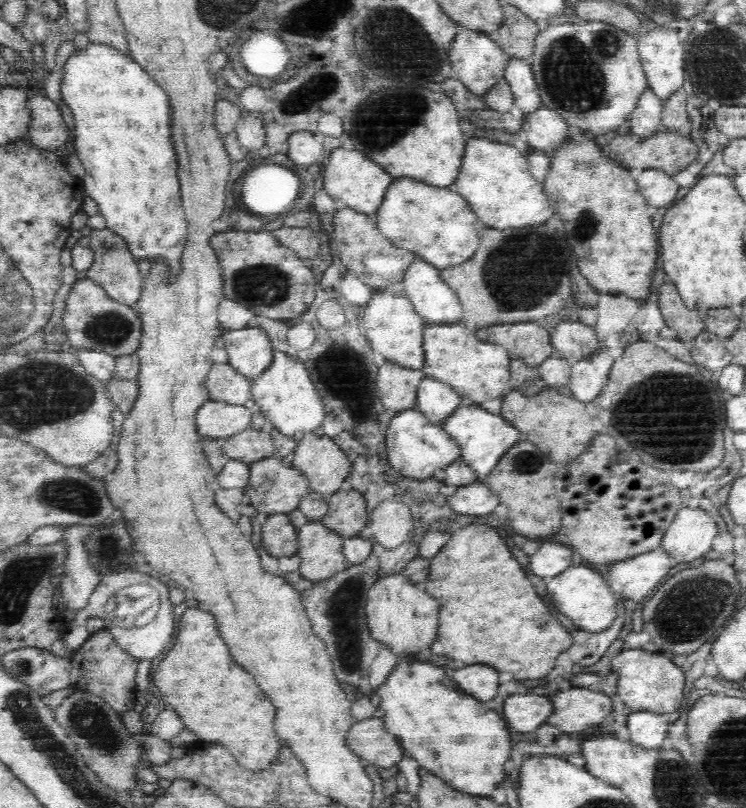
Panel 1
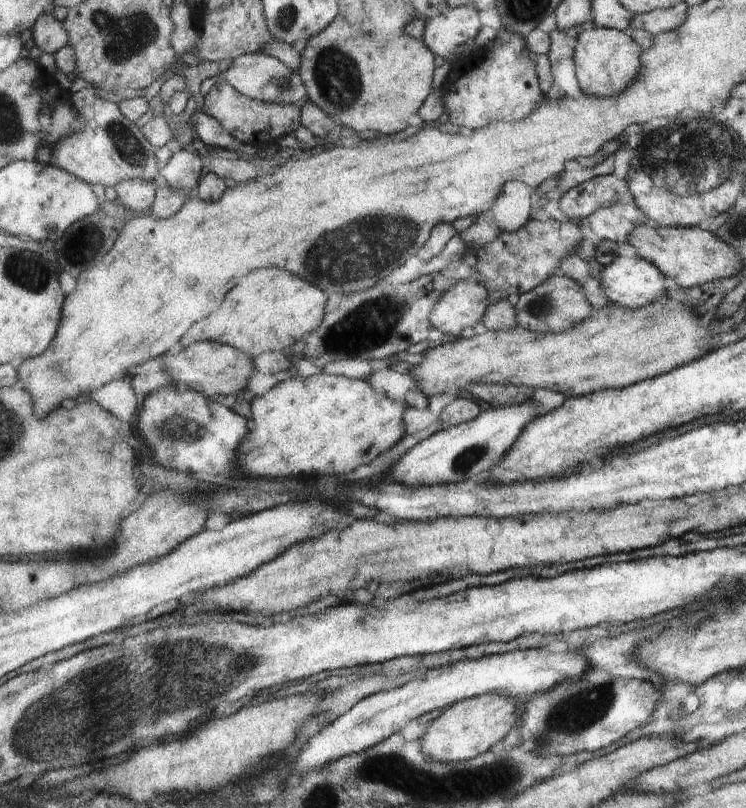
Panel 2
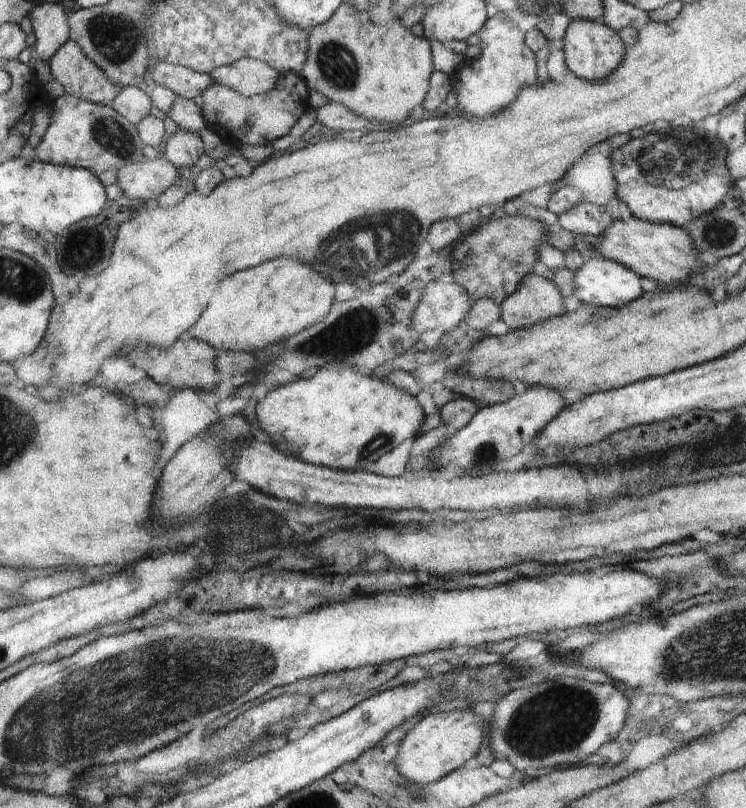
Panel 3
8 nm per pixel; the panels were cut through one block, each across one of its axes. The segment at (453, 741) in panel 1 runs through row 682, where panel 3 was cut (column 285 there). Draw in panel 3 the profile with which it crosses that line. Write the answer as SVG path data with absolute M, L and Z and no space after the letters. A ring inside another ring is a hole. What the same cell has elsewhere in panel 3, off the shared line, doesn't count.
M330 363L309 375L295 377L293 381L277 386L257 402L256 412L260 428L272 440L282 440L282 446L290 444L294 448L298 444L296 454L305 463L314 462L336 470L344 468L344 471L362 471L368 462L378 460L380 454L390 452L403 440L416 438L426 417L417 398L408 391L376 376L361 376L351 367L339 363Z

